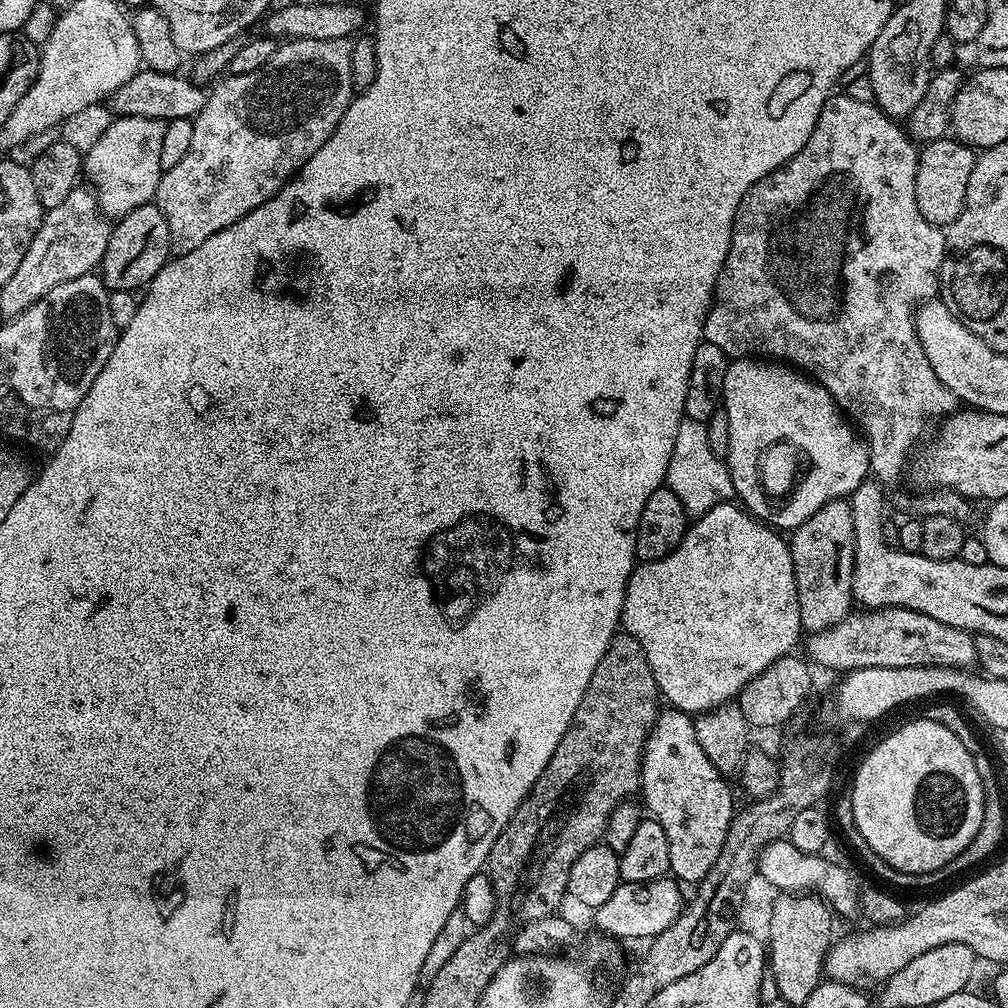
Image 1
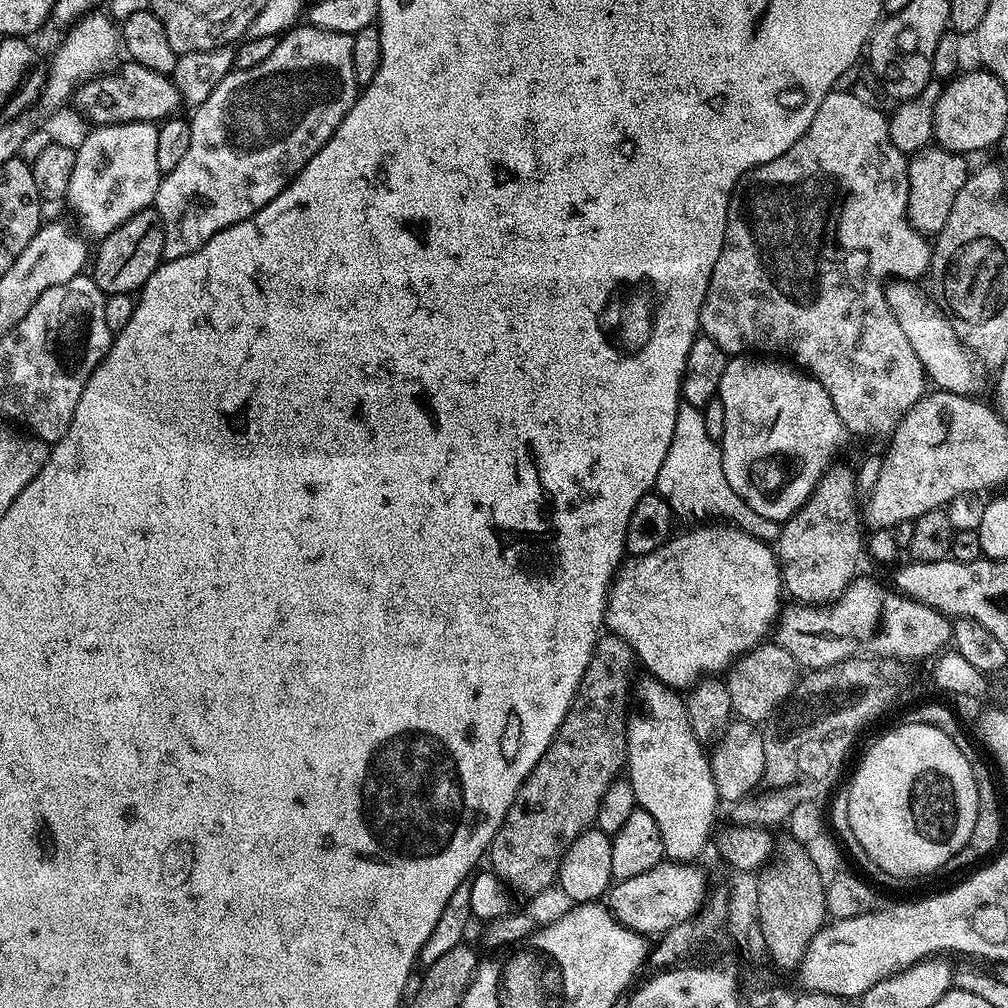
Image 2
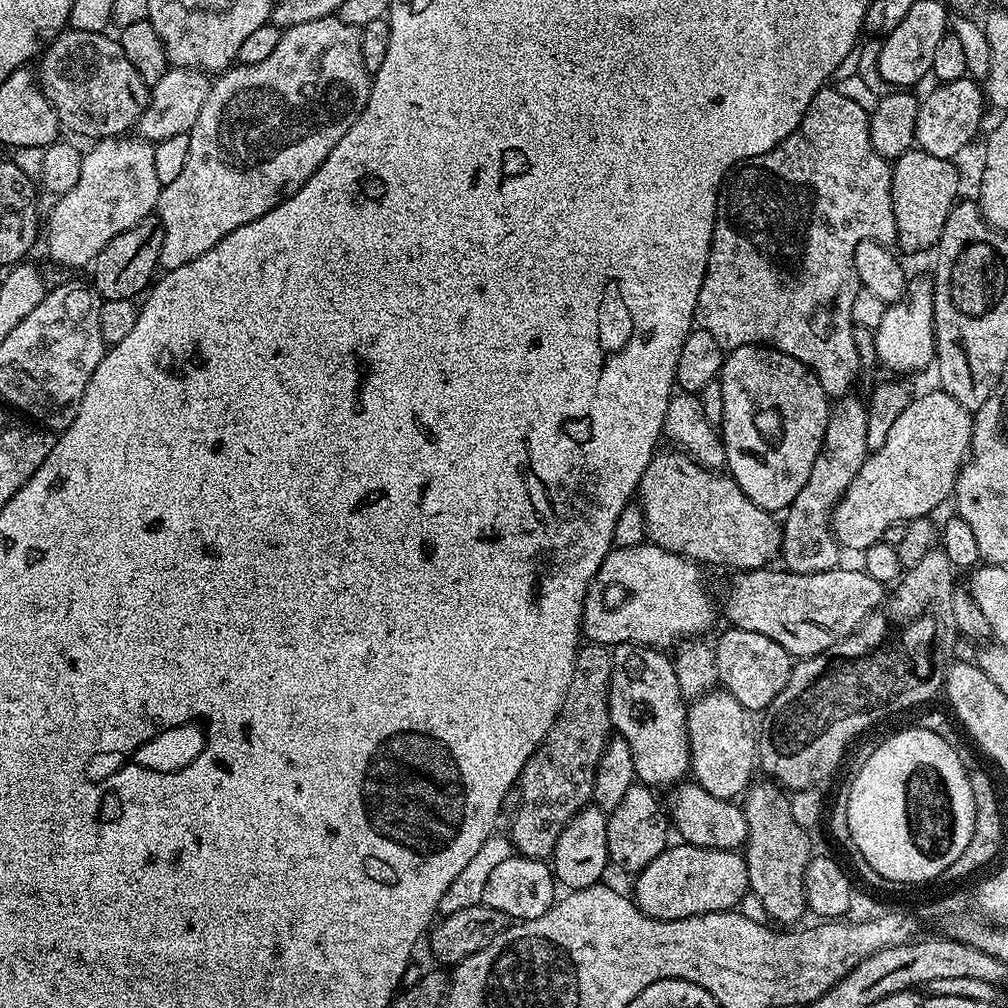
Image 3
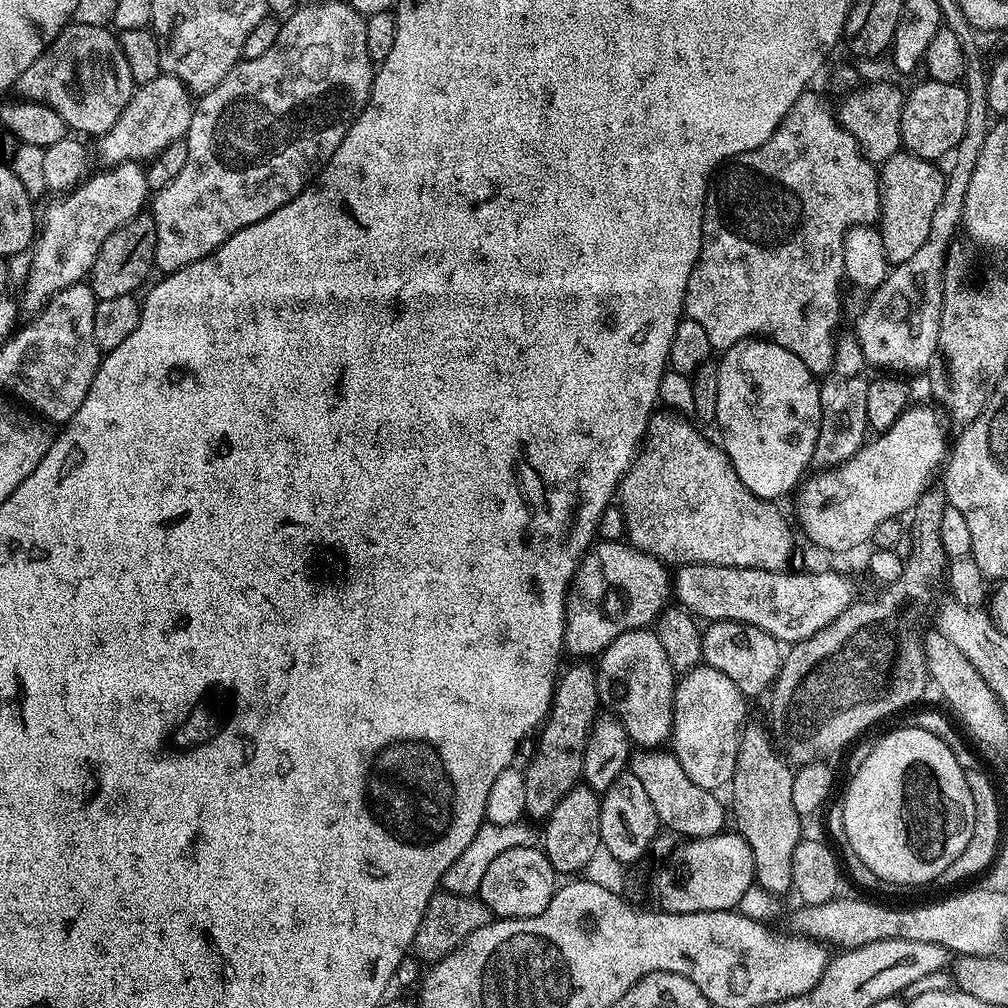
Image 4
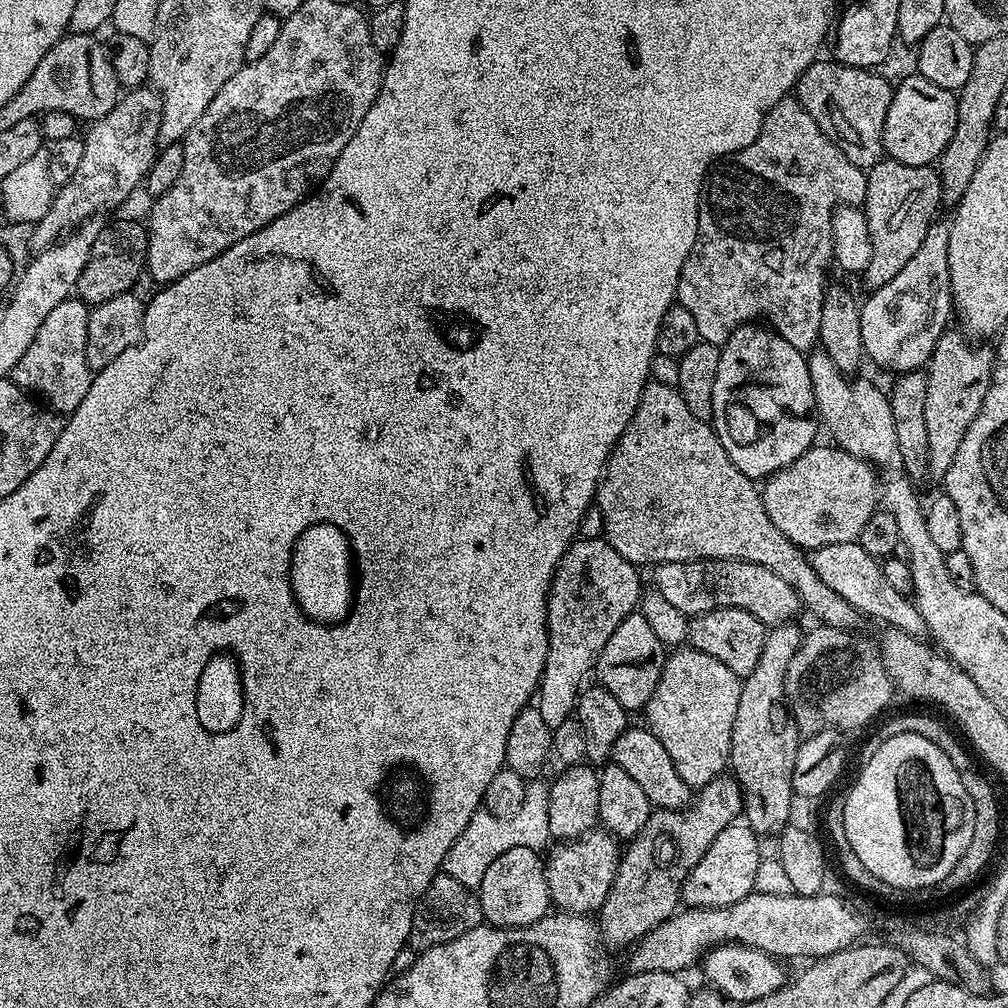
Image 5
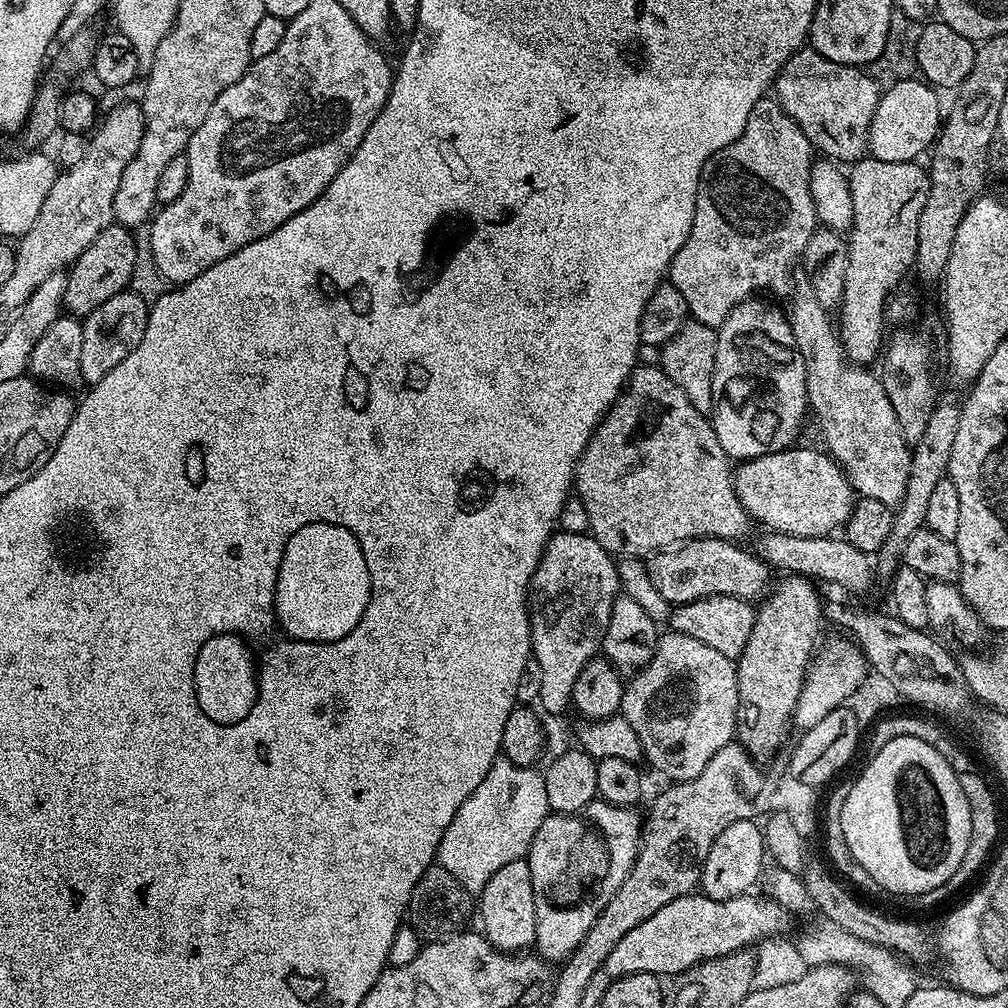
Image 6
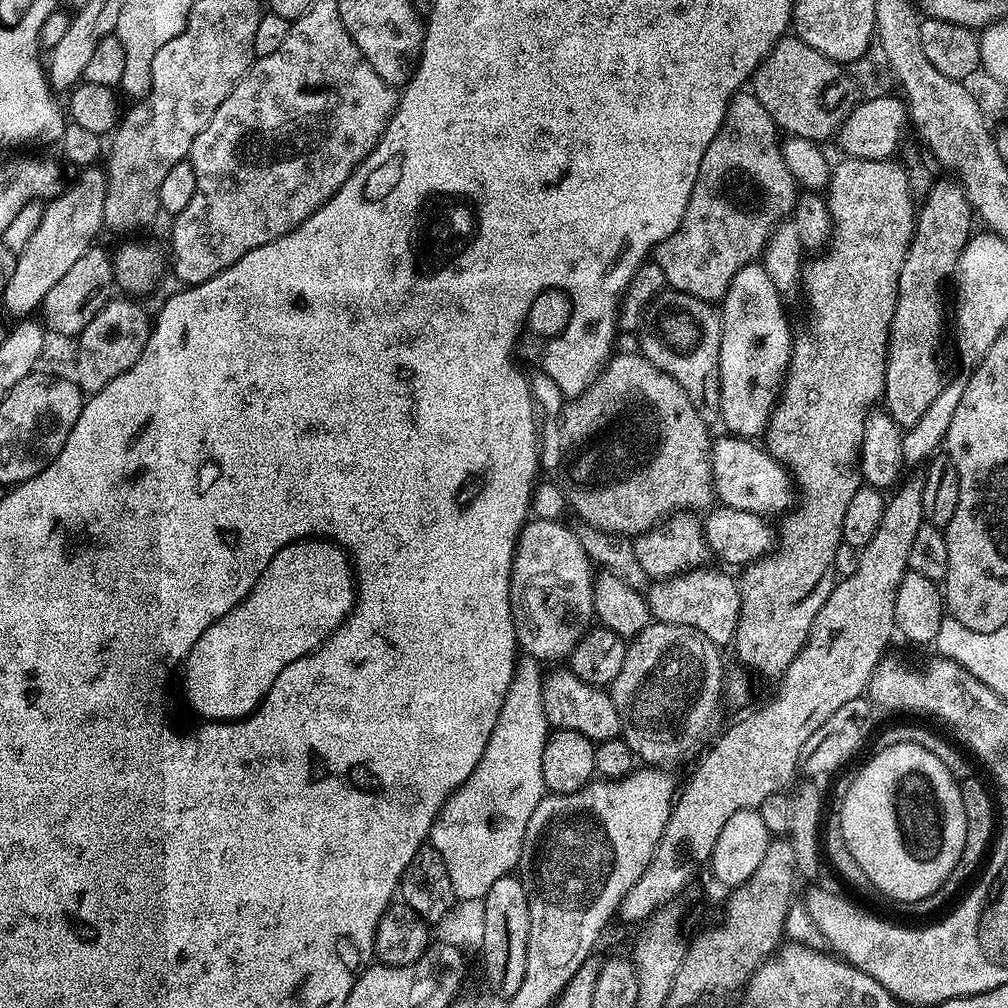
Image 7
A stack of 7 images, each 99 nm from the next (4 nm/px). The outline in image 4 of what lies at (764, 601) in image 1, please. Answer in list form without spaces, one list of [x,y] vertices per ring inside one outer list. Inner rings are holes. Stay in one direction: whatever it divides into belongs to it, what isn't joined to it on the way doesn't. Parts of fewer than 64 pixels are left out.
[[[627,542],[593,543],[580,557],[564,600],[564,652],[572,658],[599,657],[618,634],[649,627],[669,600],[670,572],[663,562]]]

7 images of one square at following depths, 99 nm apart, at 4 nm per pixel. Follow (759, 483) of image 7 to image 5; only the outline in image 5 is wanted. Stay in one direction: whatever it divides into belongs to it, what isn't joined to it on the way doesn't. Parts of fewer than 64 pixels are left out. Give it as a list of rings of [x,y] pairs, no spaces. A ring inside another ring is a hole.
[[[813,446],[808,448],[794,462],[790,462],[782,470],[778,470],[773,476],[767,477],[762,484],[762,495],[764,505],[766,506],[766,514],[770,514],[770,522],[774,522],[774,526],[778,526],[778,530],[782,530],[782,534],[786,534],[786,538],[790,538],[790,542],[794,542],[797,548],[811,550],[821,548],[822,546],[838,546],[842,542],[859,541],[862,534],[862,526],[866,526],[866,522],[870,519],[870,514],[874,514],[878,510],[878,472],[866,460],[860,460],[854,454],[850,454],[846,450],[835,446],[827,446],[828,448],[819,448]]]

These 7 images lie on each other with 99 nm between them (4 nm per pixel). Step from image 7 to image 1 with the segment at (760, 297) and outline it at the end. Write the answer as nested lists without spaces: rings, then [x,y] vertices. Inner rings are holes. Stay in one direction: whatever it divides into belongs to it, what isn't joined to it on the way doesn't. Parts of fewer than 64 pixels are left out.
[[[768,358],[733,359],[726,370],[726,382],[722,393],[722,411],[726,414],[726,418],[730,418],[730,450],[726,463],[730,478],[733,479],[735,495],[738,497],[739,503],[757,520],[762,520],[777,530],[785,530],[784,528],[795,530],[799,524],[806,522],[806,518],[810,518],[810,514],[814,514],[822,506],[826,506],[826,502],[851,497],[852,492],[858,490],[860,483],[869,479],[867,443],[861,439],[857,429],[846,419],[829,392],[821,384],[816,383],[805,373],[787,363],[773,362]]]

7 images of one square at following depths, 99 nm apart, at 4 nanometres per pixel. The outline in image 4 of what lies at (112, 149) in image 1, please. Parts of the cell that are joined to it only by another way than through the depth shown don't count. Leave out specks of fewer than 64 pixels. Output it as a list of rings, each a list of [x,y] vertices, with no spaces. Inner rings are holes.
[[[129,162],[127,164],[117,164],[104,171],[108,172],[100,172],[97,176],[95,176],[95,174],[89,175],[79,188],[67,193],[63,198],[57,199],[60,201],[49,210],[48,217],[46,217],[45,220],[43,217],[42,227],[39,229],[38,235],[34,241],[34,247],[30,252],[30,257],[32,256],[32,265],[29,266],[28,277],[24,280],[24,304],[22,300],[22,308],[23,311],[25,308],[28,314],[35,314],[42,311],[50,302],[50,298],[54,298],[54,294],[58,294],[58,290],[66,290],[66,286],[81,283],[81,281],[91,273],[92,267],[94,266],[94,258],[98,258],[98,250],[102,246],[102,242],[106,242],[106,238],[110,238],[110,234],[114,234],[114,230],[118,230],[124,224],[129,224],[134,217],[145,211],[146,201],[149,199],[150,193],[148,191],[148,183],[146,182],[146,171],[139,163]]]

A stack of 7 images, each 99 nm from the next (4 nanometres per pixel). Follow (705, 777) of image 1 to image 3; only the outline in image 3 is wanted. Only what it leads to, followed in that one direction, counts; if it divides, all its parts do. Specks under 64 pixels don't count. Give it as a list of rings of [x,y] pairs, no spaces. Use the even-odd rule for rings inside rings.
[[[618,644],[611,649],[612,654],[612,677],[608,683],[608,713],[612,719],[613,729],[623,738],[626,746],[630,746],[630,754],[634,758],[634,770],[636,771],[636,779],[639,783],[649,786],[657,786],[656,784],[668,784],[667,786],[675,786],[689,775],[692,759],[690,758],[690,746],[688,745],[688,709],[682,690],[678,690],[678,674],[674,670],[672,660],[669,659],[661,649],[648,648],[645,644]]]

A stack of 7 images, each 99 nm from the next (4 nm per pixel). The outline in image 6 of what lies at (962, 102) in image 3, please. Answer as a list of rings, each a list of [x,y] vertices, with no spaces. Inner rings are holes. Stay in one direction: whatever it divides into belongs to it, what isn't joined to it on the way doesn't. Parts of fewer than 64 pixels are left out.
[[[901,78],[897,84],[887,85],[886,91],[881,95],[878,106],[874,110],[874,118],[870,122],[868,130],[868,152],[871,159],[882,162],[916,162],[920,155],[927,153],[936,143],[942,127],[942,108],[940,112],[940,100],[937,89],[923,79]]]

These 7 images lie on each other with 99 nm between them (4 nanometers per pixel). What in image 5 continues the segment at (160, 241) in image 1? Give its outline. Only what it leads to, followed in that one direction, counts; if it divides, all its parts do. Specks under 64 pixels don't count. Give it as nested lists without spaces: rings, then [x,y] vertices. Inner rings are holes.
[[[116,220],[113,224],[105,223],[94,238],[90,258],[82,266],[82,274],[76,283],[75,295],[89,306],[95,306],[115,298],[123,292],[136,288],[136,279],[146,272],[148,259],[148,230],[136,220]]]

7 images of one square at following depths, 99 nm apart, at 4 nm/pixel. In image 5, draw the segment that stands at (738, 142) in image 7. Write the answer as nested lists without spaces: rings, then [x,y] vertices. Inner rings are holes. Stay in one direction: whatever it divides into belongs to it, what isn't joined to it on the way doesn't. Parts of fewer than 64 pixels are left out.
[[[795,95],[783,96],[766,114],[766,118],[762,122],[762,130],[758,130],[758,138],[754,138],[754,142],[750,142],[750,146],[737,152],[731,152],[729,156],[720,157],[709,168],[704,182],[704,190],[700,193],[698,234],[694,242],[694,250],[690,250],[690,254],[682,266],[682,274],[678,278],[676,287],[676,300],[683,308],[690,310],[690,315],[694,317],[694,322],[698,325],[701,341],[705,344],[723,346],[730,338],[730,334],[734,334],[734,330],[738,330],[743,324],[761,320],[765,325],[770,326],[772,331],[777,332],[782,338],[786,338],[786,342],[790,342],[790,346],[794,346],[799,352],[811,353],[820,343],[822,302],[826,287],[824,275],[828,272],[828,264],[830,268],[833,263],[832,211],[838,205],[863,205],[866,198],[867,181],[867,171],[854,166],[854,162],[850,162],[850,158],[846,158],[846,154],[842,154],[842,150],[838,150],[838,146],[834,146],[834,142],[830,142],[830,138],[826,138],[826,134],[822,134],[822,130],[818,130],[818,122],[814,122],[814,118],[810,118],[810,114],[806,114],[806,110],[800,105],[800,101],[796,99]]]

